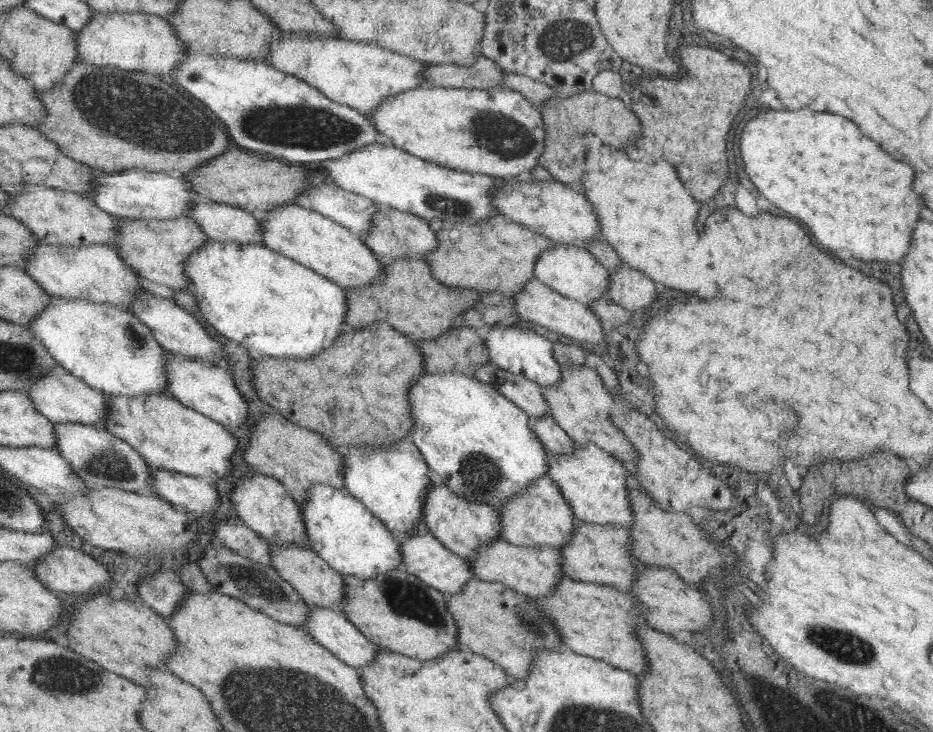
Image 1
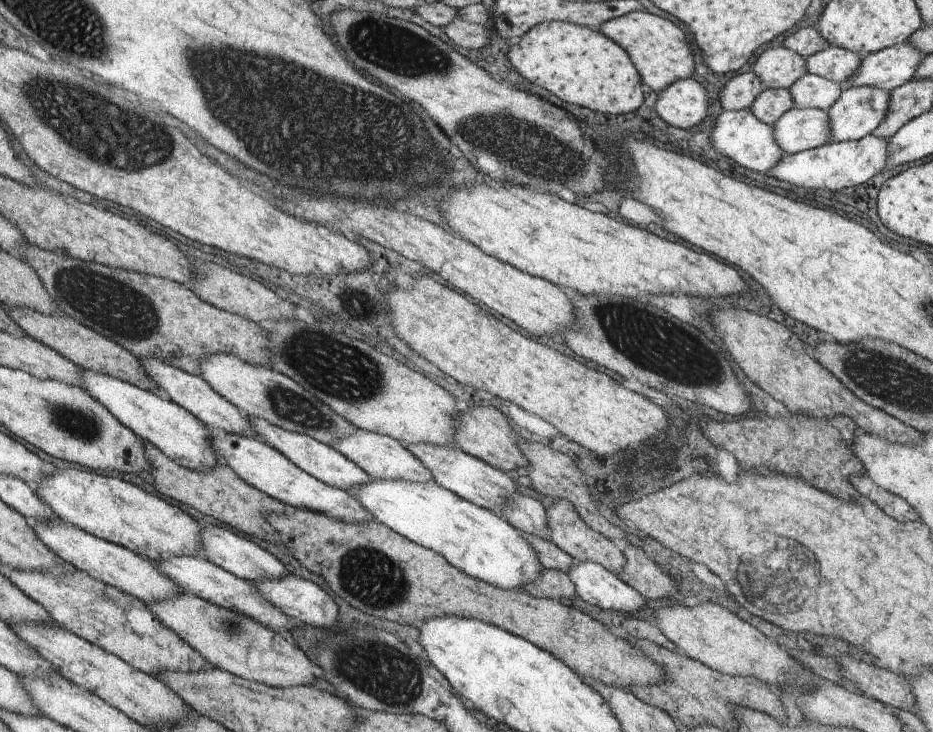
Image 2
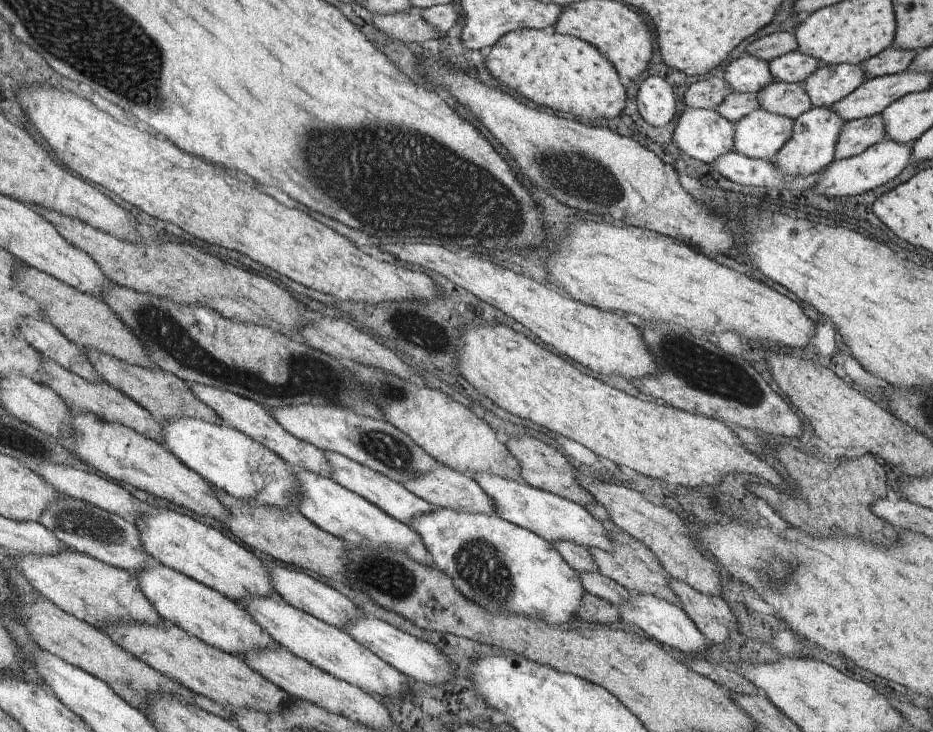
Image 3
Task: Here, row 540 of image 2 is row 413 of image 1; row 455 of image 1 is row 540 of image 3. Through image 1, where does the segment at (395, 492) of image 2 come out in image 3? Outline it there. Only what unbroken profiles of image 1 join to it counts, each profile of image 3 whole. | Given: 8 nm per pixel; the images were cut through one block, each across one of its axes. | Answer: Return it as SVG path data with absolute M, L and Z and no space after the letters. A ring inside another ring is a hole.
M438 508L435 512L429 512L429 514L419 514L417 518L411 518L411 524L408 524L408 526L412 527L420 535L421 542L424 543L425 548L428 550L433 566L441 570L447 578L451 578L453 586L456 586L456 589L461 592L461 596L465 596L467 600L475 602L477 606L481 606L487 612L493 612L493 614L522 614L523 616L527 616L527 618L533 618L533 620L543 620L549 626L565 627L569 618L576 616L577 610L581 608L581 601L584 598L585 590L580 584L579 574L567 562L564 562L564 559L561 558L560 554L557 554L556 548L551 543L541 538L540 535L533 534L533 531L507 522L507 520L502 519L497 514L457 512L456 510L444 508Z

